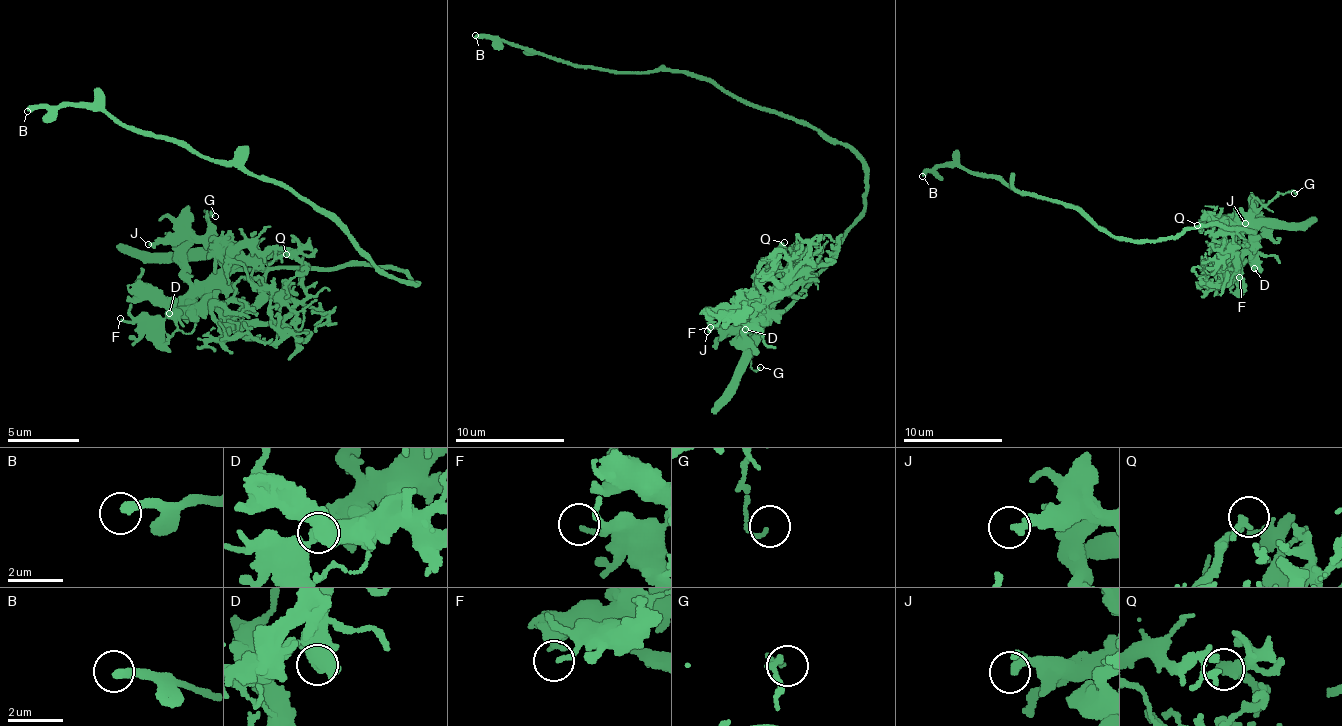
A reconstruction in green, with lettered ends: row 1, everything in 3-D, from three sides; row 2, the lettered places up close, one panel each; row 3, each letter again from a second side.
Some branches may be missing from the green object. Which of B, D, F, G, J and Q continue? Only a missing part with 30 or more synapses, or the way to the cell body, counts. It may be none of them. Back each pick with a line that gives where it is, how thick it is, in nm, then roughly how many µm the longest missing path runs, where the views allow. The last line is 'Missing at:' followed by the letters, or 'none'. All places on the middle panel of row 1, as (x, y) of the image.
B: at (475, 35); 320 nm thick; about 10 µm are missing
Missing at: B

